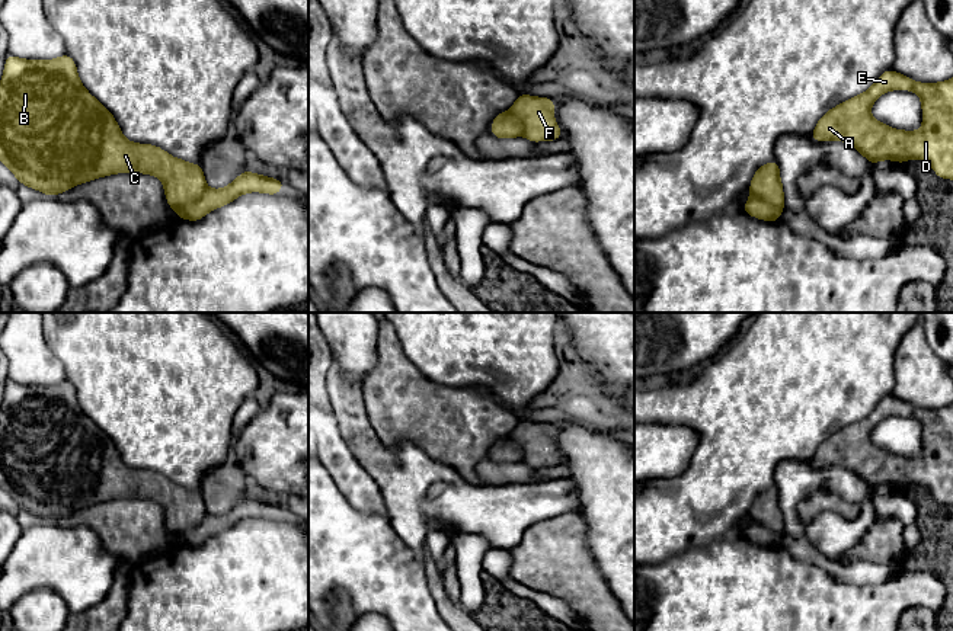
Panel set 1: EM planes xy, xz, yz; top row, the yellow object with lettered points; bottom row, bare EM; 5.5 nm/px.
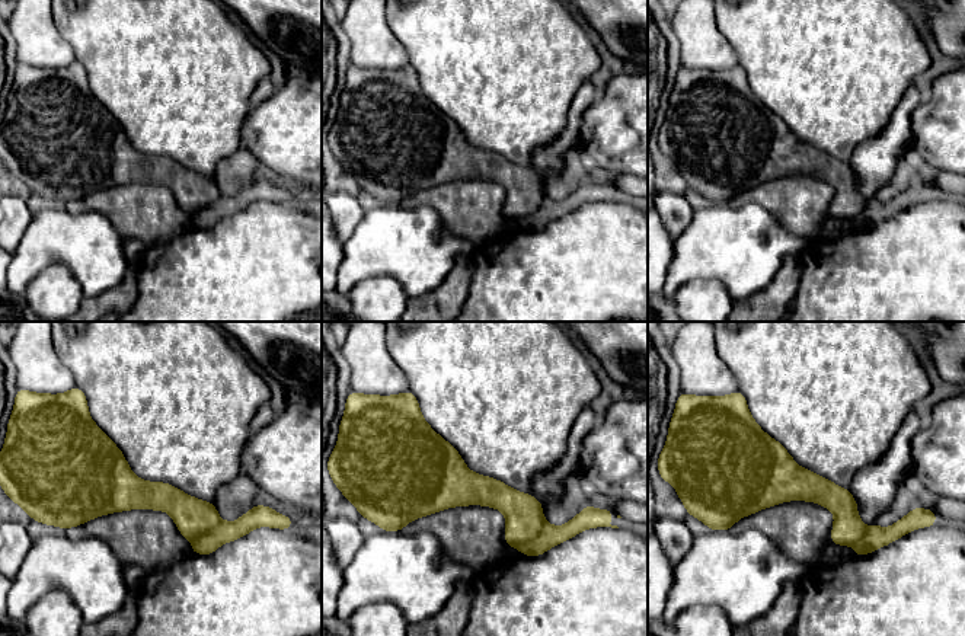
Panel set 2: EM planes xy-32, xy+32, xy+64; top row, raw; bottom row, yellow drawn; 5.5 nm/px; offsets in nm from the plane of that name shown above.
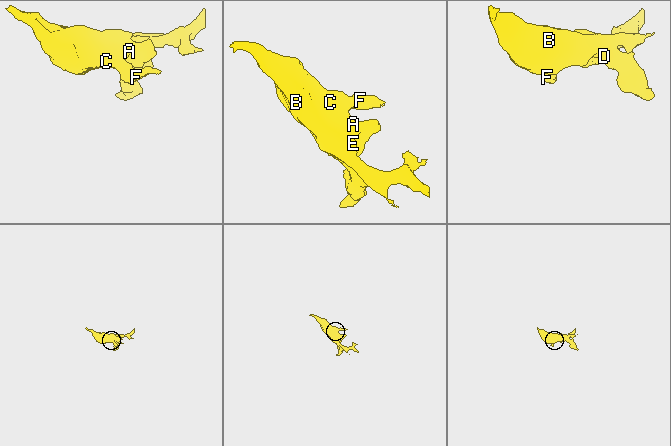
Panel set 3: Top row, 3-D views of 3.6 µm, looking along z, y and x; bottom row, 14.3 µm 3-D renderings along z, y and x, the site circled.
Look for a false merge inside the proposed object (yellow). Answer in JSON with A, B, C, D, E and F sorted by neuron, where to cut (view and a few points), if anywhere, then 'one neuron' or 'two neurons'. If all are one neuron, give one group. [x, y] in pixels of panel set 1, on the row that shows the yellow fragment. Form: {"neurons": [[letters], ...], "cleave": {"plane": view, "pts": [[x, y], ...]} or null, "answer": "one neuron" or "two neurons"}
{"neurons": [["A", "B", "C", "D", "E", "F"]], "cleave": null, "answer": "one neuron"}

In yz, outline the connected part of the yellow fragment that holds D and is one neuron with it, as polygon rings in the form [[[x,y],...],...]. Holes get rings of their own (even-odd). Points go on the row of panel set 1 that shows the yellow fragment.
[[[886,70],[869,90],[828,110],[812,131],[812,140],[851,144],[870,164],[922,158],[938,177],[953,179],[953,79],[925,84]],[[889,90],[912,90],[921,97],[920,131],[895,129],[872,116],[872,105]]]

